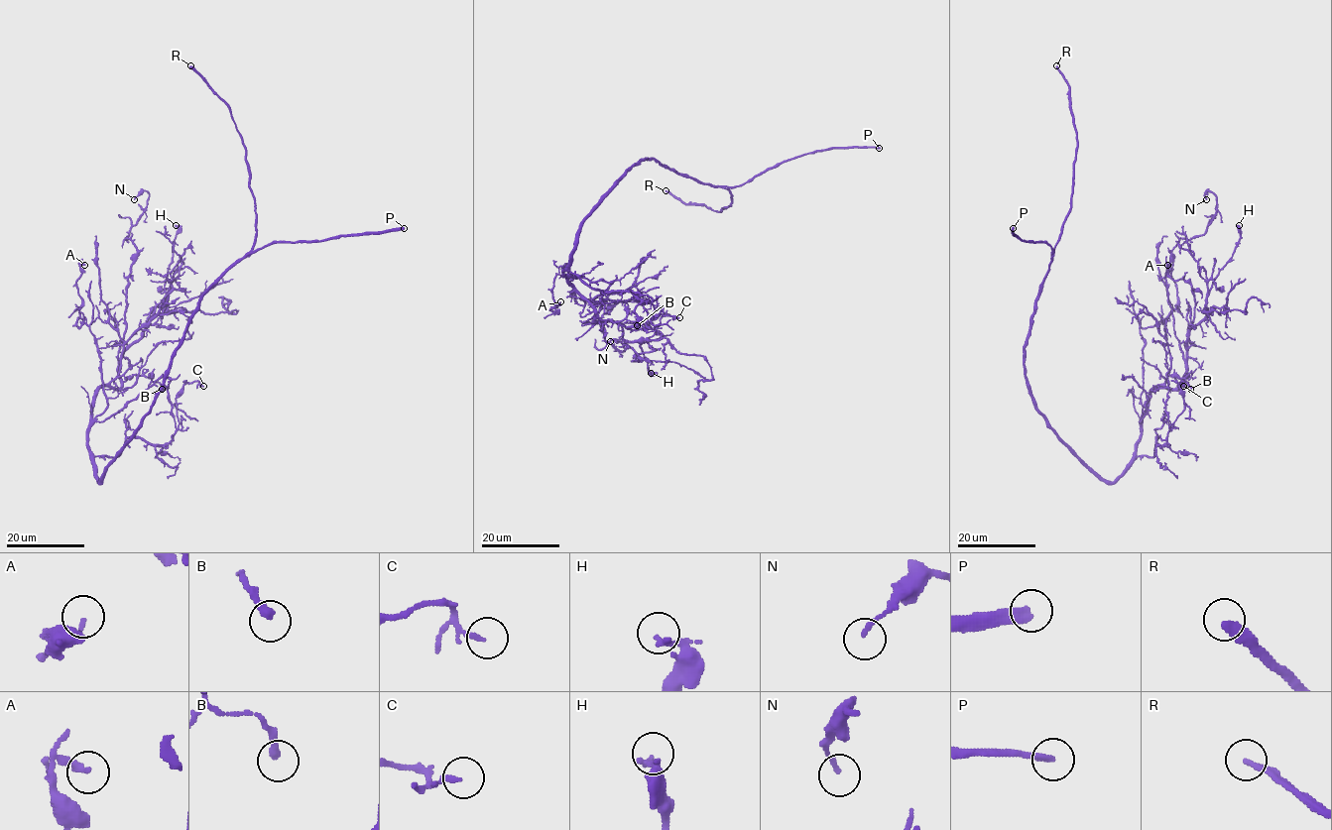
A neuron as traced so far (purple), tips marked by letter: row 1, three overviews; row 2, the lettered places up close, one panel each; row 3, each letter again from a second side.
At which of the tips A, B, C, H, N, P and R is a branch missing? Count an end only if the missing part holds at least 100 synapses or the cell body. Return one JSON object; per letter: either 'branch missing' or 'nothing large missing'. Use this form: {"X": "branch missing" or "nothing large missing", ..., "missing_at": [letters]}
{"A": "nothing large missing", "B": "nothing large missing", "C": "nothing large missing", "H": "nothing large missing", "N": "nothing large missing", "P": "branch missing", "R": "branch missing", "missing_at": ["P", "R"]}

